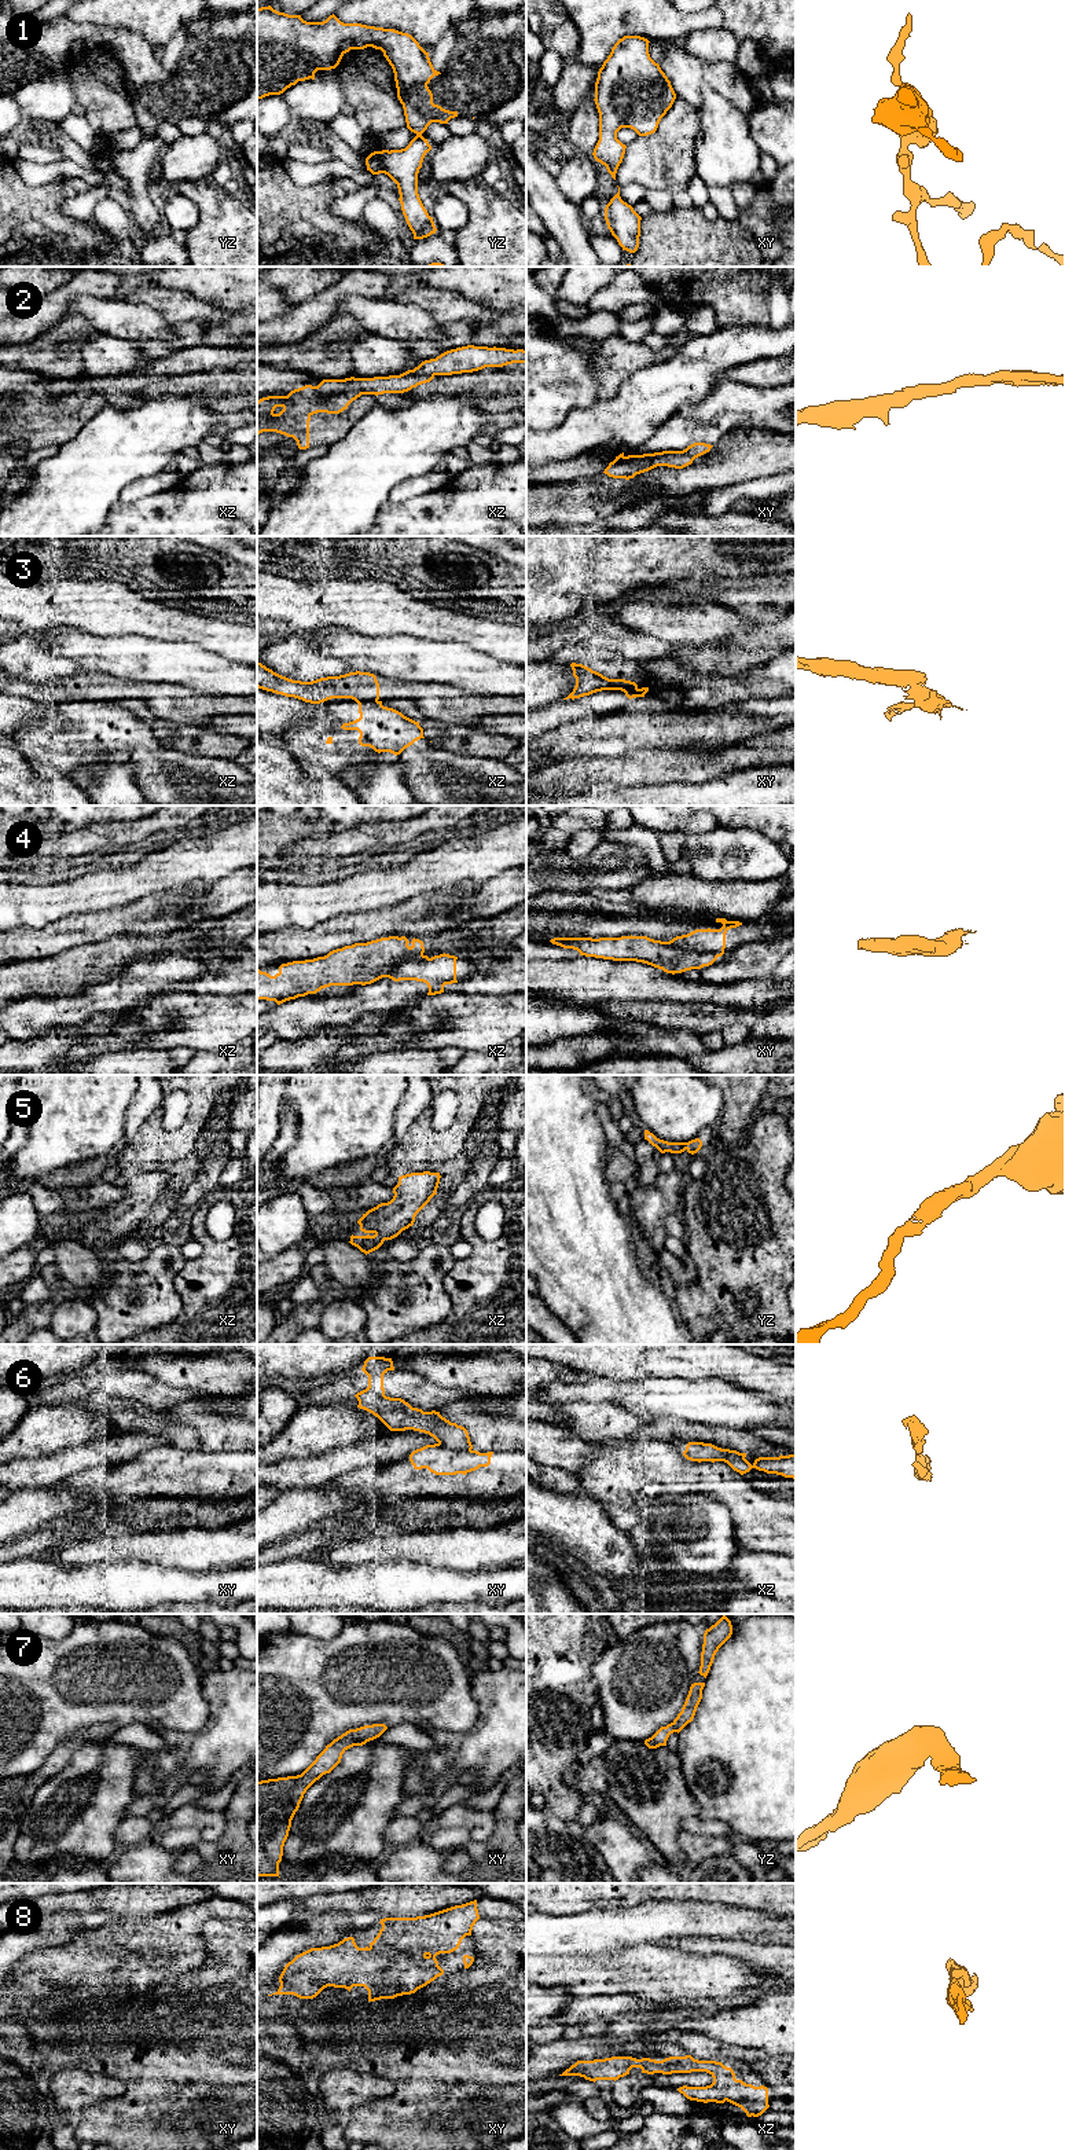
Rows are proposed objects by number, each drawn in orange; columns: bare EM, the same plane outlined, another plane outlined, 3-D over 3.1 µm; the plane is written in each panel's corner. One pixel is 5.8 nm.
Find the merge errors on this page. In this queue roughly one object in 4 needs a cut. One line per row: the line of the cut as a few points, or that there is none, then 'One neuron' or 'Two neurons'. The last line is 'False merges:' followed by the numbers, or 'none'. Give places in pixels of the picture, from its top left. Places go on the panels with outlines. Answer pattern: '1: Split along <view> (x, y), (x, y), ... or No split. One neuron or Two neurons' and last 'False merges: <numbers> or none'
1: No split. One neuron
2: No split. One neuron
3: Split along xz (355, 699), (374, 699), (377, 701). Two neurons
4: Split along xy (668, 942), (678, 947), (709, 951), (716, 957). Two neurons
5: No split. One neuron
6: Split along xy (439, 1442), (454, 1449), (470, 1450). Two neurons
7: No split. One neuron
8: No split. One neuron
False merges: 3, 4, 6

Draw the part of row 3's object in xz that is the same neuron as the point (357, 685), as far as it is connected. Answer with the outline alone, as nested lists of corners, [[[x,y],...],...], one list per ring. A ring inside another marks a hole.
[[[257,661],[257,687],[311,704],[331,698],[379,700],[377,676],[360,671],[301,682],[282,676]]]

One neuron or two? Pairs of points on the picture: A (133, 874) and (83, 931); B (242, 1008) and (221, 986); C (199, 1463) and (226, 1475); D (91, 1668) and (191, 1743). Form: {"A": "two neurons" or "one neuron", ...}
{"A": "two neurons", "B": "two neurons", "C": "one neuron", "D": "two neurons"}

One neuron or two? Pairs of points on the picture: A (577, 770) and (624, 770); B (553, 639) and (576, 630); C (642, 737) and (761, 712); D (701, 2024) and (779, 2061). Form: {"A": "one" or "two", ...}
{"A": "one", "B": "one", "C": "one", "D": "two"}

